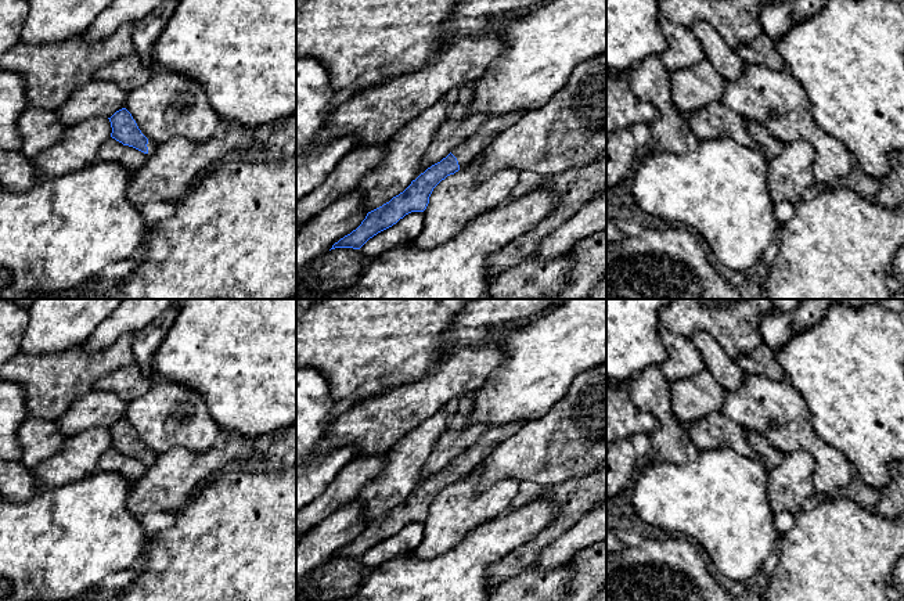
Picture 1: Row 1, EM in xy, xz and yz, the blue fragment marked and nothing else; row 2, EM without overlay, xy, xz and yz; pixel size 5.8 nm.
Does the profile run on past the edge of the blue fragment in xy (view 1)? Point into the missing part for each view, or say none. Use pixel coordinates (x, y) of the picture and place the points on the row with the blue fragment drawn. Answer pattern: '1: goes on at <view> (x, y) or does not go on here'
1: goes on at xy (152, 147)

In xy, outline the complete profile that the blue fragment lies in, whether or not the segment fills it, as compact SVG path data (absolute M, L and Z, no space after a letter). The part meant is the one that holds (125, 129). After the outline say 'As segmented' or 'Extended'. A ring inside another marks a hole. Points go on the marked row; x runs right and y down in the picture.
M126 108L116 111L108 119L112 127L112 138L122 143L123 145L129 145L144 152L147 156L151 156L156 152L159 144L148 140L141 133L132 114Z. Extended

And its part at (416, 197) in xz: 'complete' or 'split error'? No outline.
split error

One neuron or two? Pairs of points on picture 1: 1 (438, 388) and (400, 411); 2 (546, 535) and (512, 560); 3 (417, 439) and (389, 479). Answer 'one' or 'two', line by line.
1: one
2: one
3: one

